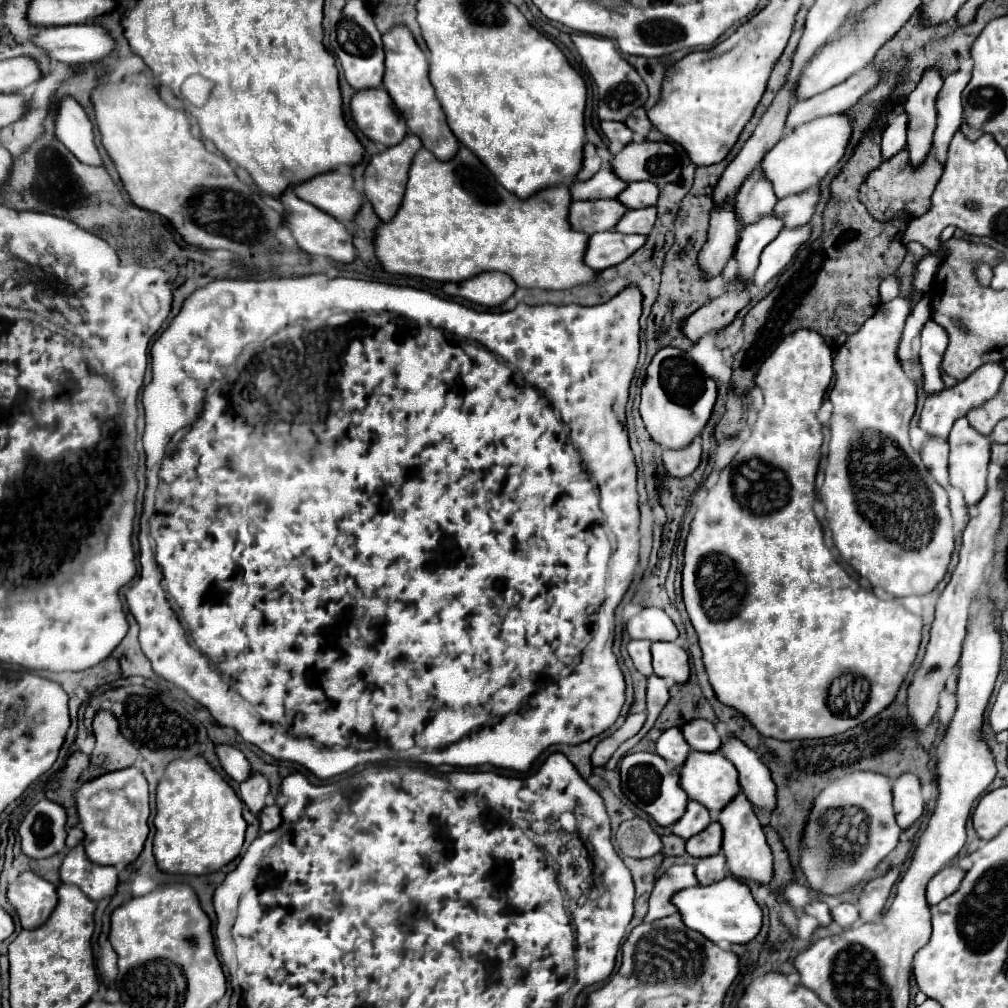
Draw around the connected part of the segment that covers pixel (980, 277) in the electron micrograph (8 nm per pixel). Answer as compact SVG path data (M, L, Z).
M976 262L974 266L976 266L976 268L974 268L974 274L976 274L978 284L988 286L990 280L992 280L992 268L990 268L990 264L986 264L986 262Z

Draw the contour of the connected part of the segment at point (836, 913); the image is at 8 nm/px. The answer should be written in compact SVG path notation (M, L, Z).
M842 902L842 904L834 906L830 910L830 914L832 914L834 924L838 924L838 926L848 926L848 924L854 924L858 920L858 910L850 902Z

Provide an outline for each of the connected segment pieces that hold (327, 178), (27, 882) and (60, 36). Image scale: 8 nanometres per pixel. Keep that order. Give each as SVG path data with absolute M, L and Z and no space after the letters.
M328 172L294 188L298 198L324 210L340 222L352 222L362 208L364 194L354 186L348 172Z
M24 872L8 886L8 900L16 908L22 928L34 930L50 918L56 908L58 894L56 886L48 880L36 876L34 872Z
M68 24L58 28L42 28L34 42L42 50L46 50L50 58L68 64L102 60L116 46L112 34L98 24Z

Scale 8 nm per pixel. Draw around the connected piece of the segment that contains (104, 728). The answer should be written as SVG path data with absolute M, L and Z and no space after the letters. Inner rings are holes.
M102 710L96 714L94 736L96 736L96 748L90 756L90 766L82 774L82 782L134 764L138 750L122 736L118 720L114 718L112 712Z

